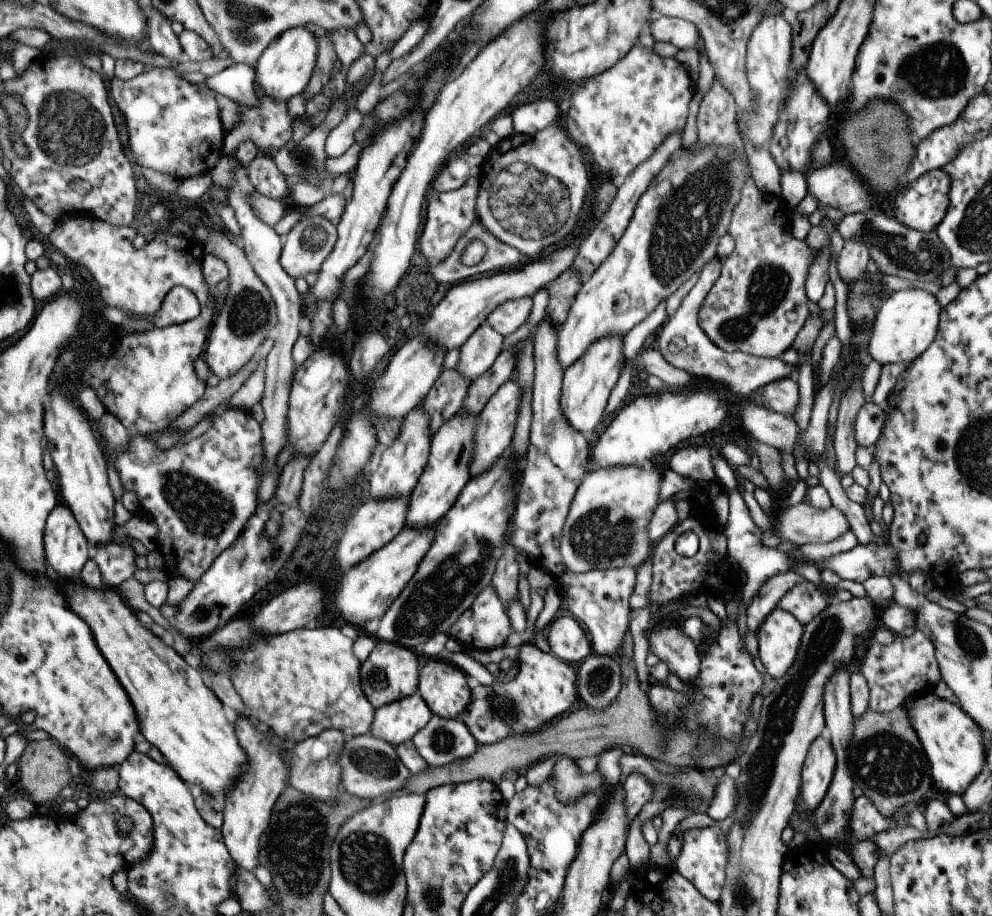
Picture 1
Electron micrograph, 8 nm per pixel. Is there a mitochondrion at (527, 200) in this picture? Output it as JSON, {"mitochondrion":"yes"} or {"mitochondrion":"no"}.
{"mitochondrion":"yes"}

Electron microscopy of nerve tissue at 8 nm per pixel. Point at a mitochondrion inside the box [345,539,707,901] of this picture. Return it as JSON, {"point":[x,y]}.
{"point":[429,601]}

